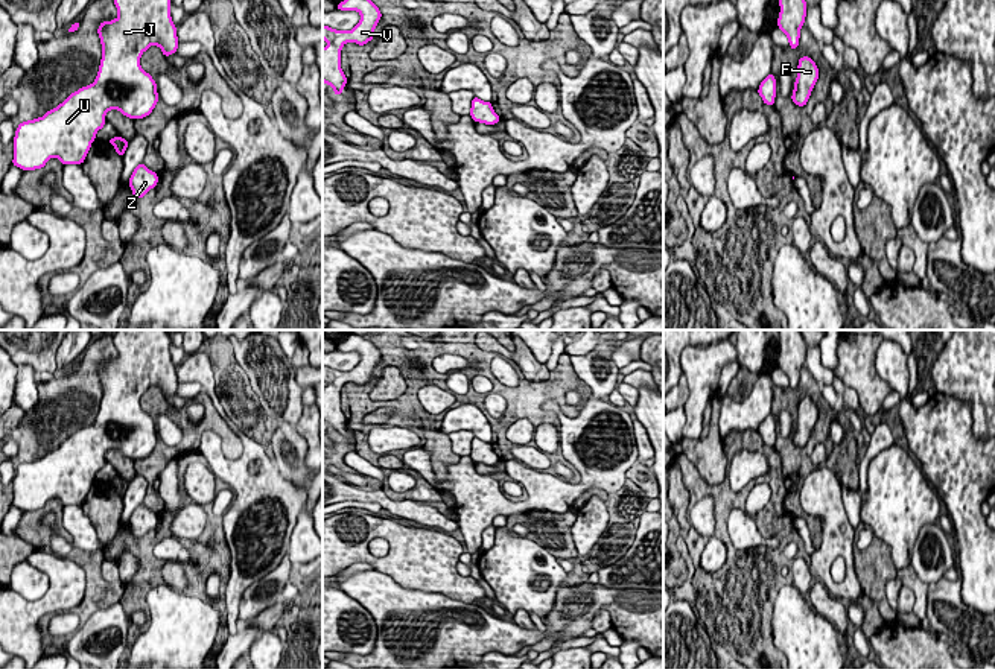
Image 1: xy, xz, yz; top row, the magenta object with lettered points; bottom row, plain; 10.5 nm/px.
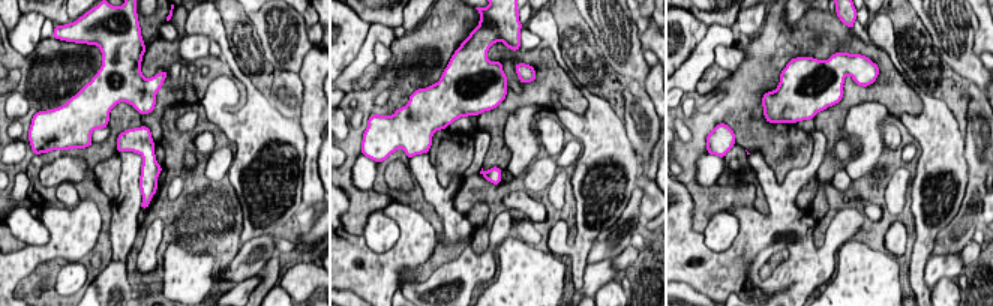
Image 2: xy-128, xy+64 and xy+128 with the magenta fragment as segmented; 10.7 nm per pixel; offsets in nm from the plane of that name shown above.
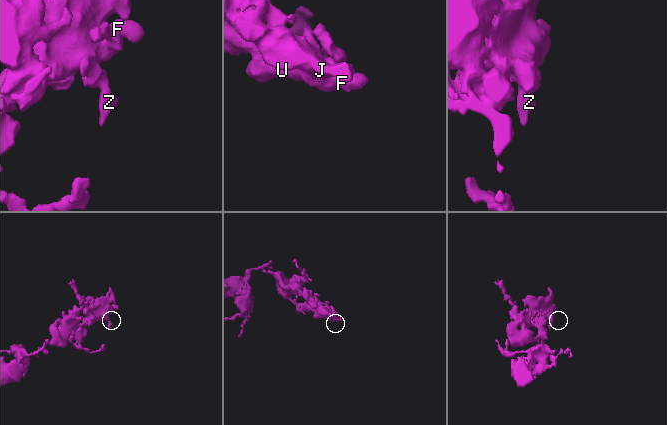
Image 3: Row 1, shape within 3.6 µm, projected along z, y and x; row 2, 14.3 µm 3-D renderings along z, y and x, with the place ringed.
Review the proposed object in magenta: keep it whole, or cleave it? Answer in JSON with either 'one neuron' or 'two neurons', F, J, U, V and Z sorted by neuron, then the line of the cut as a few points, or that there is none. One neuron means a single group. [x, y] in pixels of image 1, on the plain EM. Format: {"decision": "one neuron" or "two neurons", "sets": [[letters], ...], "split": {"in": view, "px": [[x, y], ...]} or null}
{"decision": "one neuron", "sets": [["F", "J", "U", "V", "Z"]], "split": null}

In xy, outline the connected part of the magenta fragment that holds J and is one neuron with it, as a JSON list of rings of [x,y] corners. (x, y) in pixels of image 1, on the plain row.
[[[117,330],[113,339],[119,356],[99,365],[102,400],[94,423],[72,433],[43,458],[23,462],[15,470],[12,505],[21,511],[41,509],[50,499],[58,499],[64,506],[82,505],[110,450],[119,450],[135,461],[145,459],[155,449],[157,423],[141,409],[140,398],[151,386],[158,386],[164,397],[178,389],[170,336],[166,330]]]

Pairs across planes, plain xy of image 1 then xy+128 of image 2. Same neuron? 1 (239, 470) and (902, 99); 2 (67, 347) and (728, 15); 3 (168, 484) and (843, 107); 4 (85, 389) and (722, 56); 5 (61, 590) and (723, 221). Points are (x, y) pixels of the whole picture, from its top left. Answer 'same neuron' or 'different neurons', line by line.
1: different neurons
2: different neurons
3: different neurons
4: different neurons
5: different neurons

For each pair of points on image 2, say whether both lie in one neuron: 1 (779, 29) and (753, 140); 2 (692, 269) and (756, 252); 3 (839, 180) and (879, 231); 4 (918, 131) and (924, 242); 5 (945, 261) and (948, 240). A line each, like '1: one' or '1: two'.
1: one
2: one
3: two
4: one
5: two

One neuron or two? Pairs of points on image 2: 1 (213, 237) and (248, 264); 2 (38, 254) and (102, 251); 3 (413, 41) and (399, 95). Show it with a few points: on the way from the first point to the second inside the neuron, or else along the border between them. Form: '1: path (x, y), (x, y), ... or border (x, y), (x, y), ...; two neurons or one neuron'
1: border (240, 248), (221, 269); two neurons
2: border (102, 218), (98, 240), (84, 257); two neurons
3: path (404, 54), (390, 68), (398, 81); one neuron

